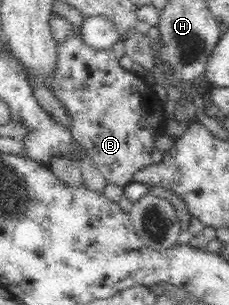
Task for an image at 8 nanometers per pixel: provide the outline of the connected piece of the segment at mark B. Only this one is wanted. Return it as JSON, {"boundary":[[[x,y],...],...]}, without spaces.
{"boundary":[[[77,30],[74,31],[74,35],[70,35],[70,39],[66,39],[64,43],[60,43],[56,48],[56,55],[53,64],[49,67],[47,74],[36,74],[32,71],[29,71],[27,67],[18,65],[18,75],[23,75],[23,78],[26,79],[31,85],[36,85],[40,83],[41,85],[48,86],[48,89],[54,94],[57,101],[61,105],[61,109],[64,110],[65,117],[69,119],[69,128],[74,136],[74,139],[84,147],[87,151],[87,154],[92,159],[92,162],[95,164],[98,170],[101,171],[101,174],[105,177],[105,180],[112,185],[117,185],[118,187],[127,187],[130,183],[134,182],[134,175],[144,169],[144,167],[151,164],[151,157],[154,152],[158,152],[158,139],[162,137],[165,133],[165,128],[167,125],[166,109],[164,108],[164,103],[158,98],[156,90],[154,90],[154,85],[148,83],[146,79],[138,77],[136,73],[132,73],[131,70],[124,69],[122,65],[118,62],[119,59],[114,54],[114,50],[97,50],[96,48],[84,45],[82,40],[77,35]]]}

